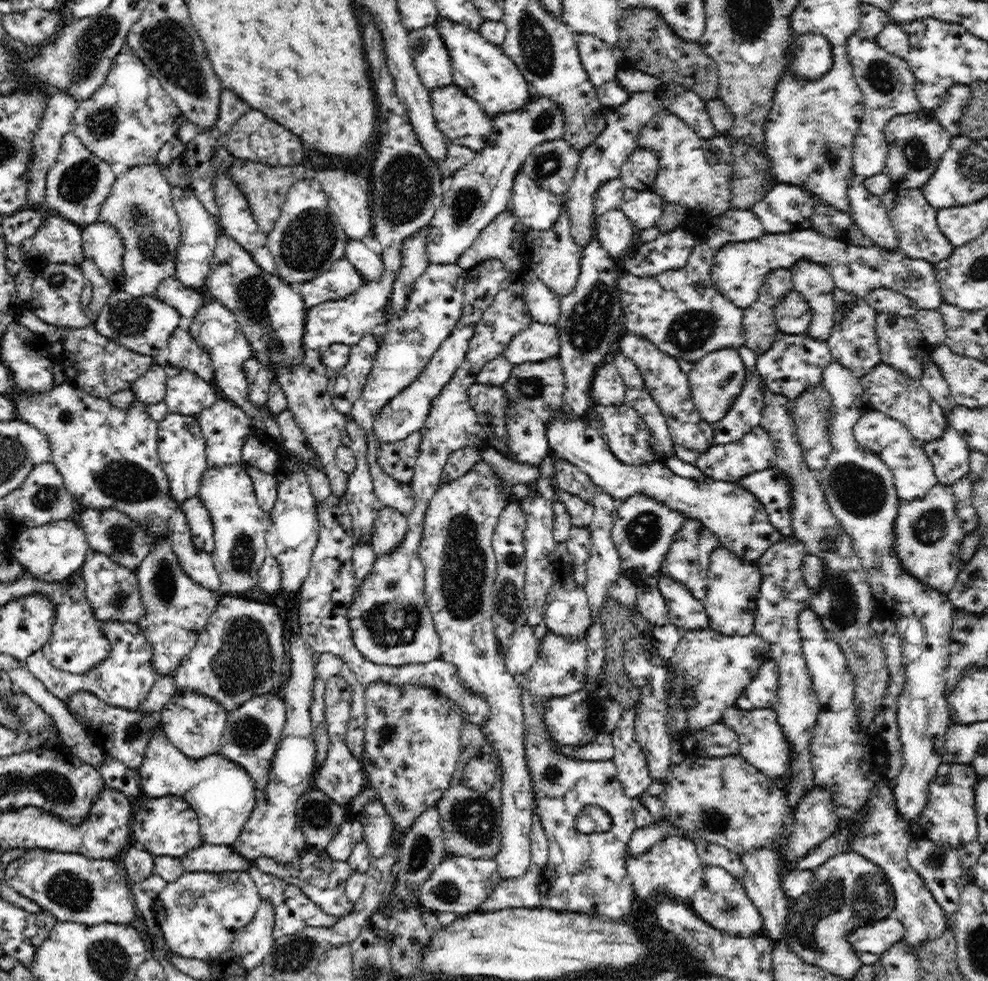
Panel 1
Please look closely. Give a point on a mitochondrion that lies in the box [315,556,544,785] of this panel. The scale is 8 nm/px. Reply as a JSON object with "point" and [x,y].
{"point":[392,623]}

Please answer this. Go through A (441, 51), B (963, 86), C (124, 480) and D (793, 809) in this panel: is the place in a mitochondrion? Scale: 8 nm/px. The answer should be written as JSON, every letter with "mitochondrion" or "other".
{"A":"other","B":"other","C":"mitochondrion","D":"other"}

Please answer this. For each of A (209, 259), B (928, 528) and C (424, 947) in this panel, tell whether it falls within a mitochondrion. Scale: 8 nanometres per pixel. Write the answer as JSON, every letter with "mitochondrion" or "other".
{"A":"other","B":"mitochondrion","C":"other"}

